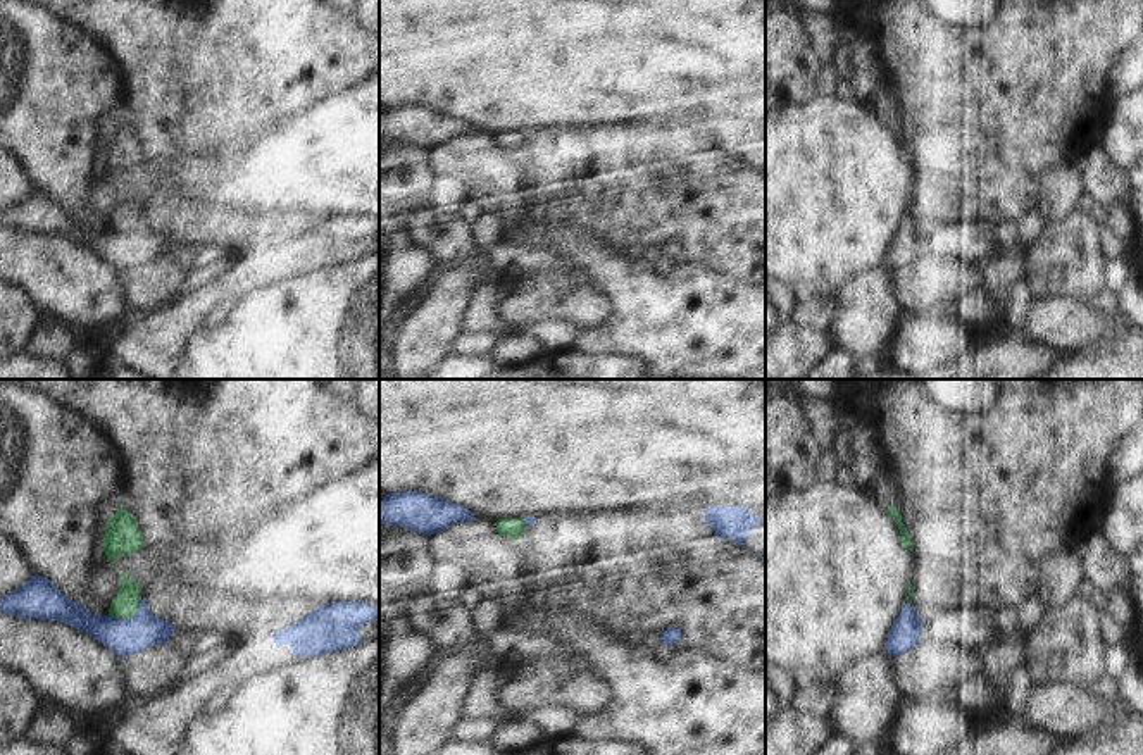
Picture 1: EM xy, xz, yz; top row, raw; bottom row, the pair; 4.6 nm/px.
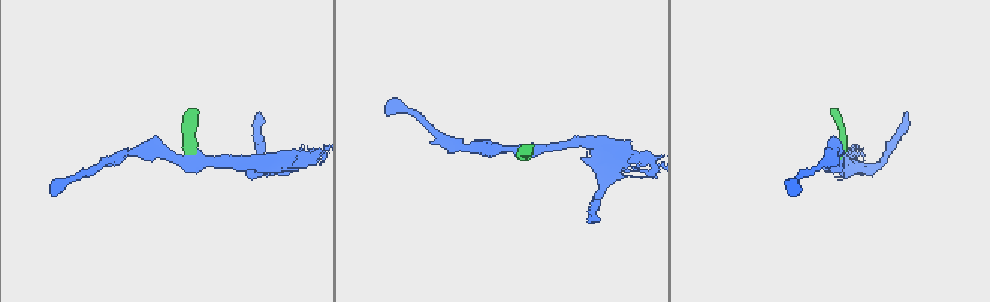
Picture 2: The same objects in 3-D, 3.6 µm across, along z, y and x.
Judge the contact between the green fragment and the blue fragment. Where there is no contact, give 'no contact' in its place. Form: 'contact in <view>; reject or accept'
contact in xy; accept

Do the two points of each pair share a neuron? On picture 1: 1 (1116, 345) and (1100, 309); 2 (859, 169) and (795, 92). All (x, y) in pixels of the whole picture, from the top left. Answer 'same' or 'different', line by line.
1: same
2: different

